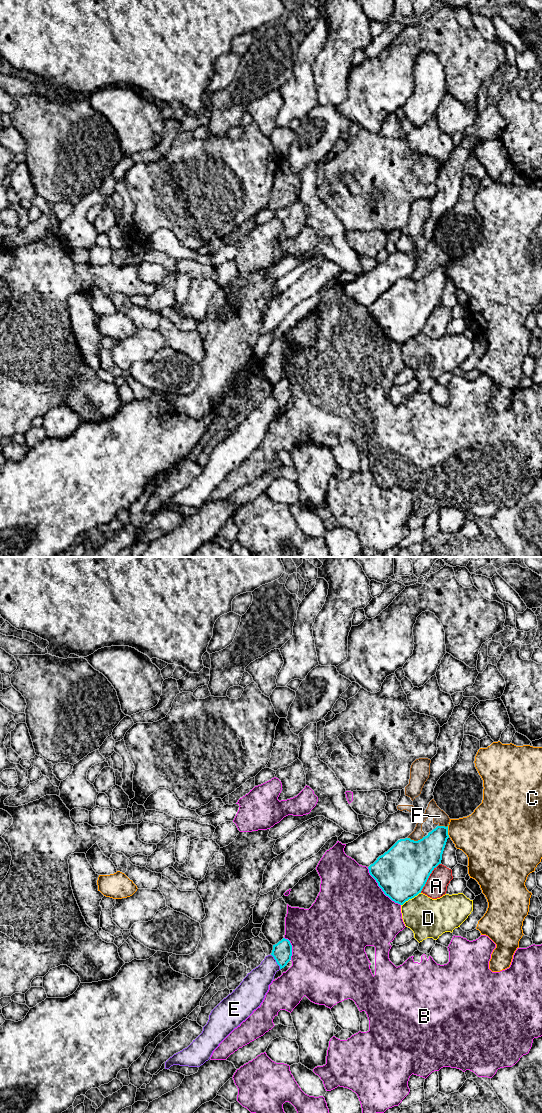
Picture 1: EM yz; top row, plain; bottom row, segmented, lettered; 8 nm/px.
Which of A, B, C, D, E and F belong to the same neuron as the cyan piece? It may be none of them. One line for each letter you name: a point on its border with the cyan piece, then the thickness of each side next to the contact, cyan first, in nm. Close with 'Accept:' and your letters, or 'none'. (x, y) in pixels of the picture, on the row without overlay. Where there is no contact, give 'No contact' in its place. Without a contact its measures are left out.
E: Touches cyan at yz (276, 401). Thickness 160 nm (cyan) against 200 nm
Accept: E

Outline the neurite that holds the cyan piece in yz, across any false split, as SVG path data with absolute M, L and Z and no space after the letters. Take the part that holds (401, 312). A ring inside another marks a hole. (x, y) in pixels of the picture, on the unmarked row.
M437 266L418 281L410 278L400 279L368 307L369 313L386 336L395 343L403 345L421 333L432 311L441 304L448 278L448 266Z

